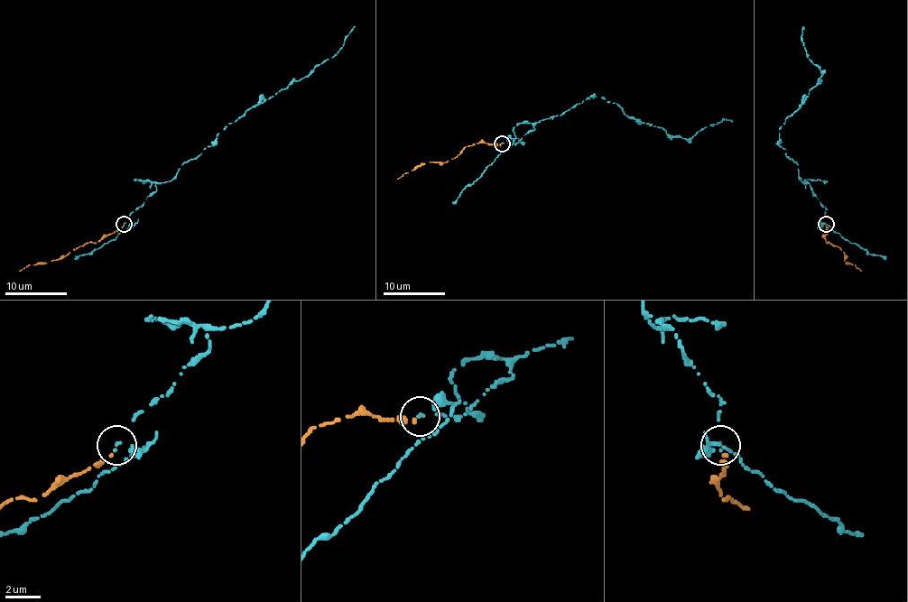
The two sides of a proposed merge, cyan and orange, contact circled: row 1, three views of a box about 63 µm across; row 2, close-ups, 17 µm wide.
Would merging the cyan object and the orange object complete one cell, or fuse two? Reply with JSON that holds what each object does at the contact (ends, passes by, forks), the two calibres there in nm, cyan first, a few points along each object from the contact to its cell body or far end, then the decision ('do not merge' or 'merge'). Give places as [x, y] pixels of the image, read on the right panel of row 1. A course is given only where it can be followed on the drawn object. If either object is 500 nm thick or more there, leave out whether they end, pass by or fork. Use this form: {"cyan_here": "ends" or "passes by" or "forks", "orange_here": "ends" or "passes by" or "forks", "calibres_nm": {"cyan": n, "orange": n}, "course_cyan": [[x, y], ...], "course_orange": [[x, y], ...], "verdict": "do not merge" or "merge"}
{"cyan_here": "ends", "orange_here": "ends", "calibres_nm": {"cyan": 140, "orange": 160}, "course_cyan": [[824, 224], [826, 208], [780, 143], [780, 128], [821, 77], [804, 48], [802, 26]], "course_orange": [[826, 224], [826, 243], [830, 243], [845, 254], [846, 263], [856, 264], [861, 271]], "verdict": "merge"}

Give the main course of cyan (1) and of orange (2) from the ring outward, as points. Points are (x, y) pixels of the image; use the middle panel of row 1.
1: (502, 142), (515, 143), (537, 122), (589, 97), (604, 97), (627, 115), (684, 139), (732, 120)
2: (502, 143), (472, 143), (446, 162), (421, 163), (398, 179)

